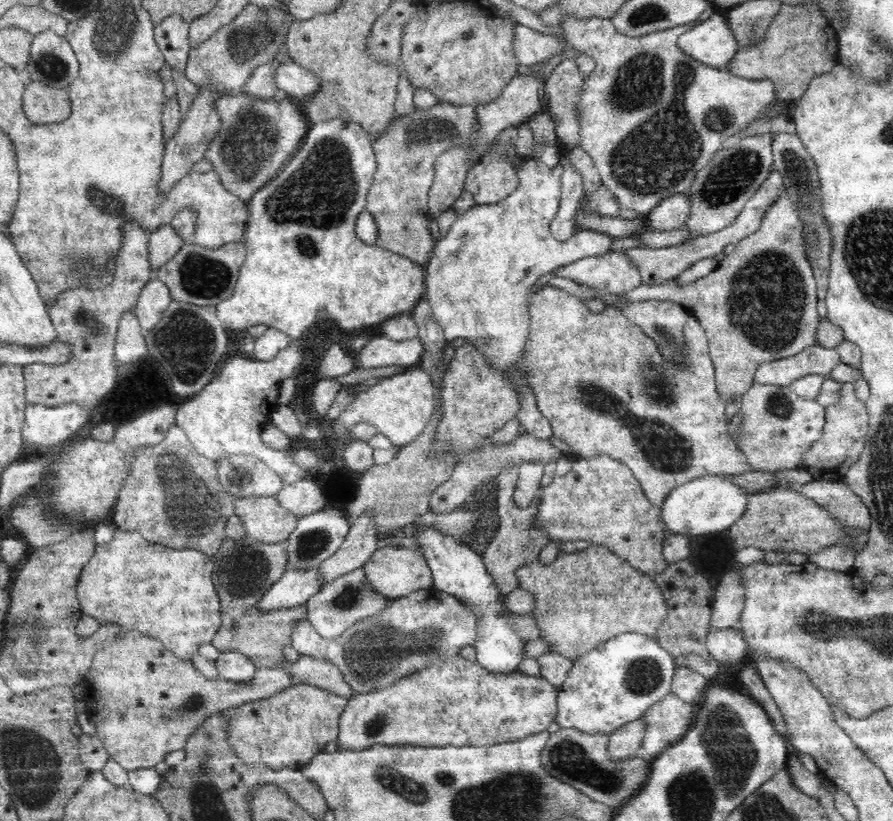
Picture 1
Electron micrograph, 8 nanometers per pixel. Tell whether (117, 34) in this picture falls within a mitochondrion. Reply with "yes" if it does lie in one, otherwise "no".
yes

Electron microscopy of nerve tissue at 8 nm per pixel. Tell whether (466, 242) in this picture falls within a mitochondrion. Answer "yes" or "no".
yes

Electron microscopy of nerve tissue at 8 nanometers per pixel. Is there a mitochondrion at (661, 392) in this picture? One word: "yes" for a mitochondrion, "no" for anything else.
yes

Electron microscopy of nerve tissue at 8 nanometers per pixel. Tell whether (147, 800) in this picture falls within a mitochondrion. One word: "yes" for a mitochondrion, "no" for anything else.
no

